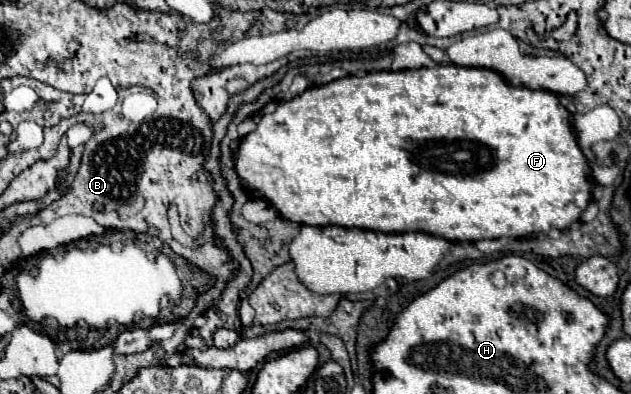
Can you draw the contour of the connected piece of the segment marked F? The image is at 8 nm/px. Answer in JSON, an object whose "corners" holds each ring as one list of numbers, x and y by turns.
{"corners":[[435,65,435,67,421,67,421,69,405,69,405,71,371,71,363,77,355,77,355,75,347,75,341,79,335,79,331,83,319,85,319,87,309,87,307,91,303,91,301,95,283,101,277,105,277,109,273,113,265,113,261,117,261,121,257,123,257,129,251,131,249,135,245,135,239,143,237,155,235,155,235,171,239,175,239,179,251,189,261,193,269,205,273,209,279,211,279,217,299,223,299,225,315,225,315,227,323,227,323,225,341,225,341,227,359,227,359,229,369,229,369,231,381,231,381,233,407,233,407,231,423,231,423,233,431,233,435,237,447,239,447,241,479,241,479,239,497,239,497,237,525,237,525,235,541,235,547,233,551,227,557,229,567,229,571,223,575,223,579,219,579,215,587,209,589,201,591,201,591,181,589,181,589,167,587,167,587,159,573,135,571,129,571,113,559,103,559,97,549,93,549,91,533,91,527,87,513,87,513,85,505,85,505,81,499,77,499,73,491,71,491,69,465,69,459,65]]}

